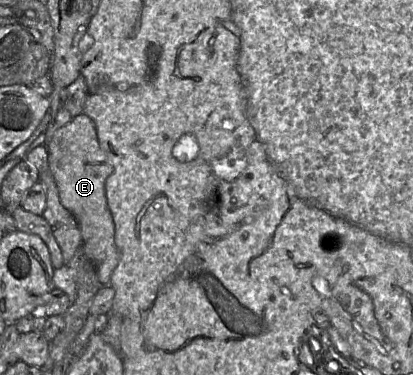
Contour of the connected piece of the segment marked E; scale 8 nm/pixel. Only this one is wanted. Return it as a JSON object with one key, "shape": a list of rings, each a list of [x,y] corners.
{"shape":[[[80,114],[57,129],[46,144],[48,170],[51,172],[62,206],[77,221],[85,256],[94,265],[101,285],[108,285],[110,276],[119,261],[114,242],[114,223],[107,206],[105,181],[112,166],[98,143],[94,122]]]}

